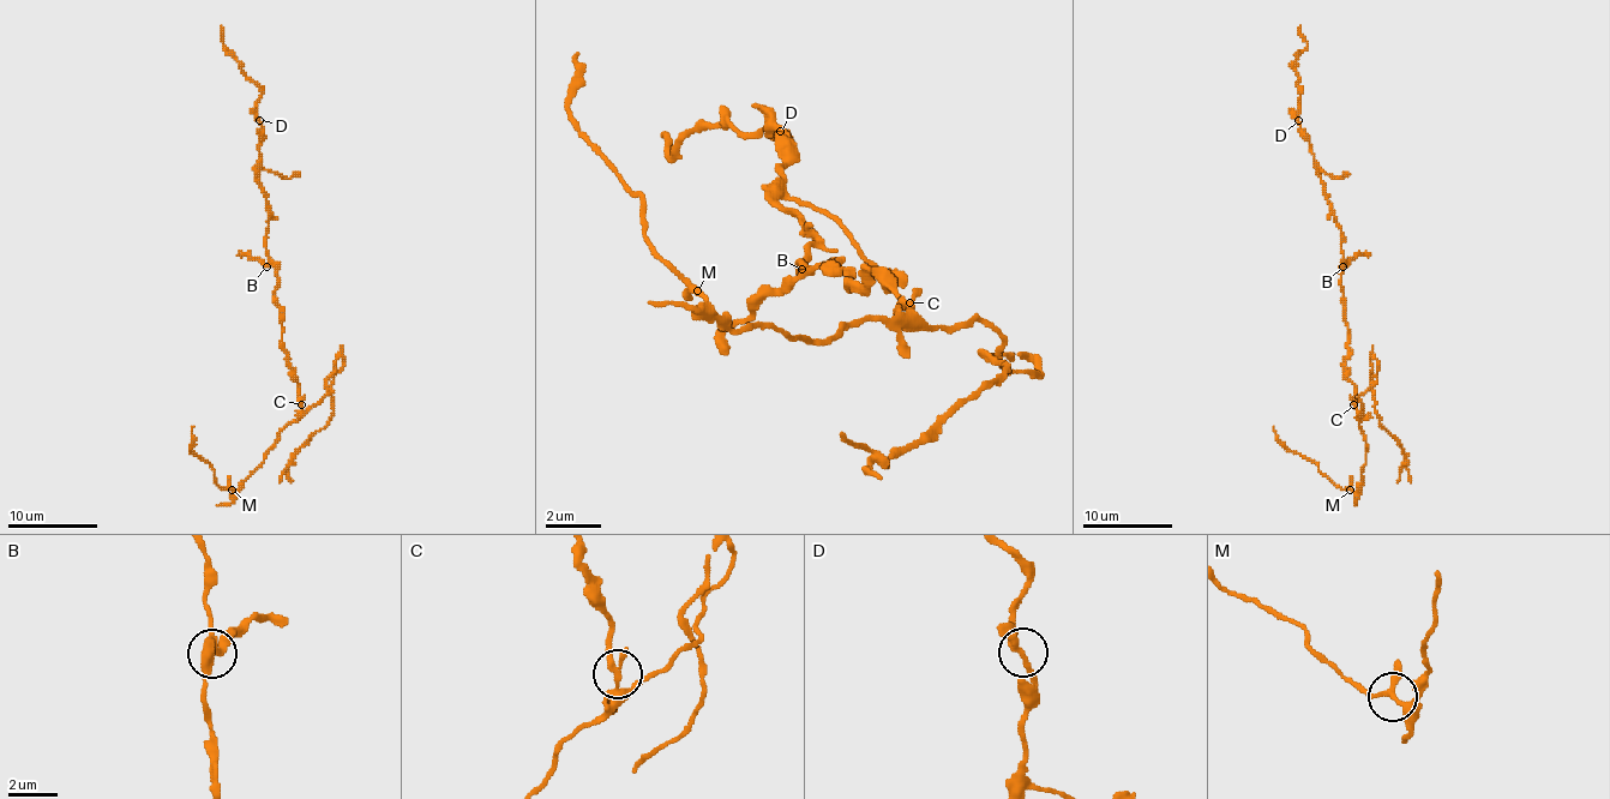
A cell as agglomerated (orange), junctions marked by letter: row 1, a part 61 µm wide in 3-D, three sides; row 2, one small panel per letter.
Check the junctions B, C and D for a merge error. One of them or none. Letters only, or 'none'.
C

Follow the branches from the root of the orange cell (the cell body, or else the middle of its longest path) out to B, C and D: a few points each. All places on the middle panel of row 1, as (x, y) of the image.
B: (842, 269), (829, 269), (835, 263), (829, 263), (822, 269), (802, 269)
C: (842, 269), (849, 276), (849, 283), (863, 283), (870, 276), (877, 276), (905, 304), (912, 304)
D: (842, 269), (802, 263), (815, 241), (780, 200), (787, 145), (780, 131)

